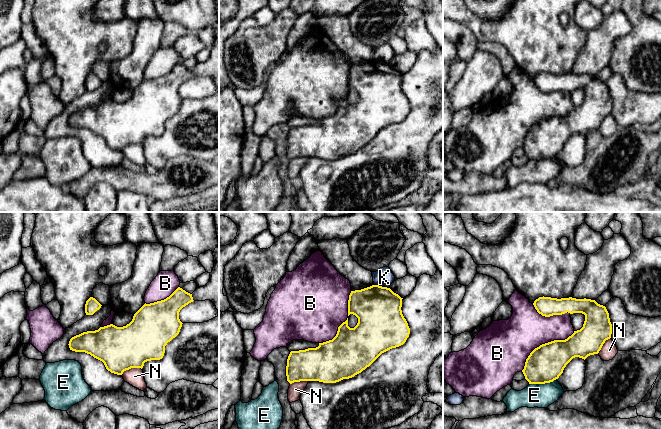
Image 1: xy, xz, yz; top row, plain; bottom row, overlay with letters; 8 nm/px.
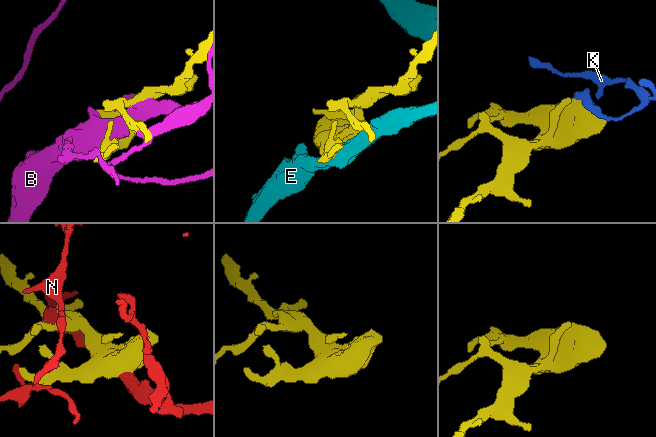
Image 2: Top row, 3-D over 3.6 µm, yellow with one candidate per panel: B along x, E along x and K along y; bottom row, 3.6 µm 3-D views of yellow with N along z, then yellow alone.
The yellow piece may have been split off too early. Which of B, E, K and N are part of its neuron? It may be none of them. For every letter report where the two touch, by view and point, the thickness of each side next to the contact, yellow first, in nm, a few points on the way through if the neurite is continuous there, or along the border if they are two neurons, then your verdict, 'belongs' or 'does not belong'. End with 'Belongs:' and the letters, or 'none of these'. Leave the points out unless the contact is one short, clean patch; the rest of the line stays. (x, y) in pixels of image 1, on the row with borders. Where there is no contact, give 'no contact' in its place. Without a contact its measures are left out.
B: contact yz (543, 344); calibres 300 and 340 nm; does not belong
E: contact yz (542, 383); calibres 300 and 190 nm; does not belong
K: contact xz (381, 286); calibres 360 and 150 nm; does not belong
N: contact xy (130, 368); calibres 360 and 140 nm; does not belong
Belongs: none of these

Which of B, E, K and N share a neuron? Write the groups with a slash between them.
B / E / K / N

